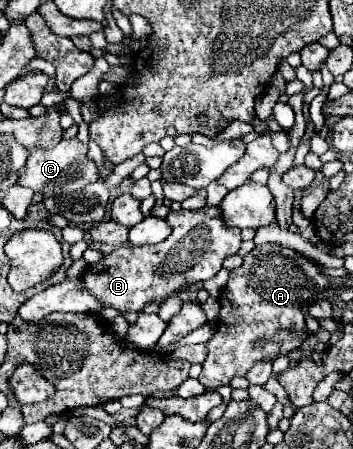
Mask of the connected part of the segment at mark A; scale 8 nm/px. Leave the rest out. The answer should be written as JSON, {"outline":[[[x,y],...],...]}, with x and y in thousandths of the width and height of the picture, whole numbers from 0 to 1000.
{"outline":[[[725,546],[691,572],[686,595],[652,604],[646,635],[623,657],[618,733],[584,764],[589,791],[572,808],[561,849],[584,862],[584,871],[612,871],[623,857],[652,857],[663,840],[691,840],[725,808],[788,795],[799,773],[793,759],[759,764],[742,777],[714,777],[714,759],[731,751],[771,751],[805,733],[839,746],[873,742],[867,697],[878,688],[878,670],[929,644],[935,626],[907,586],[810,546]]]}

